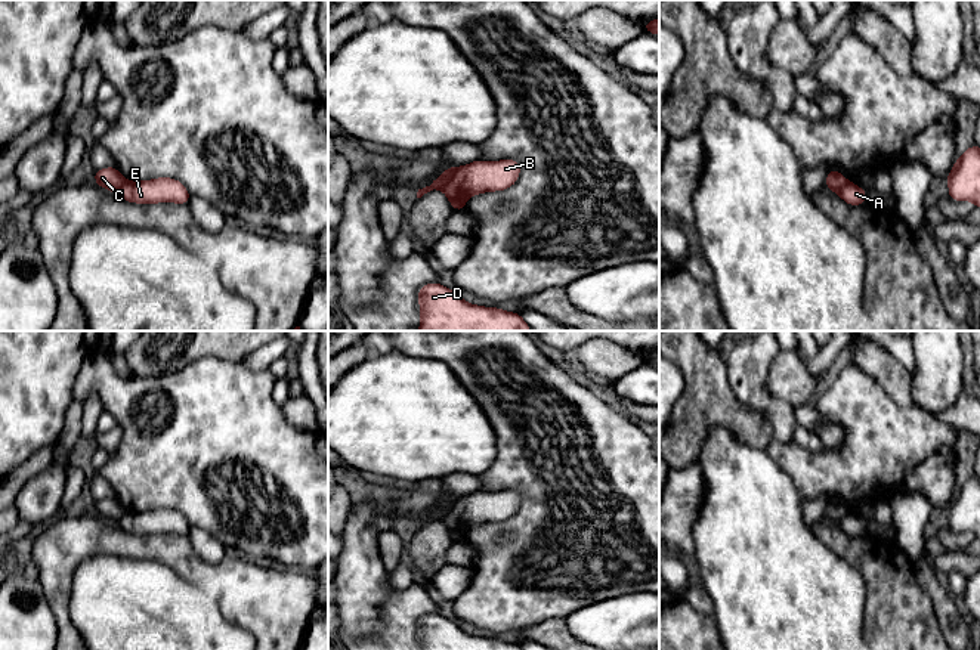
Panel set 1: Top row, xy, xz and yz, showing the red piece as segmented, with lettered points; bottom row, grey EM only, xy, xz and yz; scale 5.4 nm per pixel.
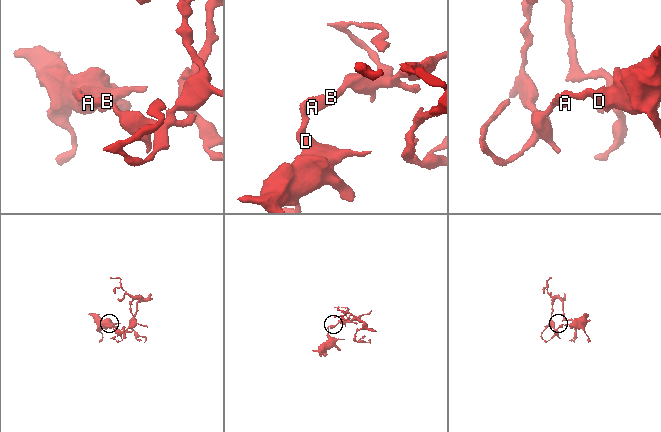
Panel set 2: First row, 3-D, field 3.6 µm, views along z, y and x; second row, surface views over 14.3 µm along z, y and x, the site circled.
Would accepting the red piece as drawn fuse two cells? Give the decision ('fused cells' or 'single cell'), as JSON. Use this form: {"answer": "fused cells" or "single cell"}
{"answer": "fused cells"}

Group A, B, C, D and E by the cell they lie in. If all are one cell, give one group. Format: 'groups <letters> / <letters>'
groups A B E / C D

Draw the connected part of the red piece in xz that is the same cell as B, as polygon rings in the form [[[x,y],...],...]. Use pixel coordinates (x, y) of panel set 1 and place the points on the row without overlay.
[[[500,490],[488,493],[473,492],[457,498],[452,508],[442,517],[454,541],[463,542],[466,530],[482,524],[504,521],[513,517],[520,505],[520,493],[516,490]]]

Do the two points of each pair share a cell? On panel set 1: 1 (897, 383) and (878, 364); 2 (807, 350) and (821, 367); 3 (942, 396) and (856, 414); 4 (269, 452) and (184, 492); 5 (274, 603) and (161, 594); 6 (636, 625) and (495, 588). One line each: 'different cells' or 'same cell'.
1: same cell
2: different cells
3: different cells
4: same cell
5: different cells
6: different cells

